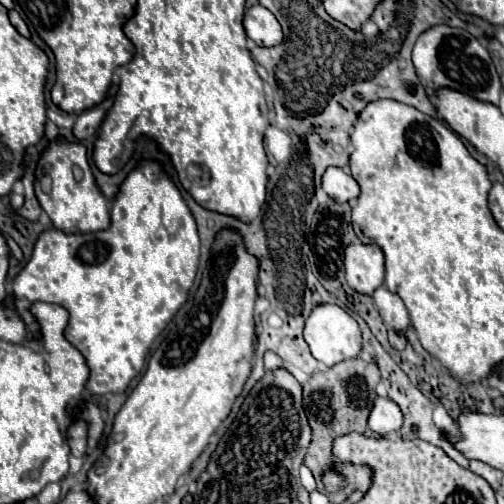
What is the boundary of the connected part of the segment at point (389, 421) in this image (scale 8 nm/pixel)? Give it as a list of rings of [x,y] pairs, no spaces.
[[[377,396],[373,410],[369,414],[369,428],[379,436],[387,436],[391,432],[397,432],[401,424],[403,424],[401,408],[391,398]]]

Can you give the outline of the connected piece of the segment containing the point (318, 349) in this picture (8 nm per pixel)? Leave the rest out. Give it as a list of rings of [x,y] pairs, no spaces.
[[[319,304],[313,308],[305,322],[305,342],[311,348],[311,354],[323,362],[325,366],[333,366],[341,360],[359,356],[361,350],[361,330],[353,316],[349,316],[341,306],[337,304]]]

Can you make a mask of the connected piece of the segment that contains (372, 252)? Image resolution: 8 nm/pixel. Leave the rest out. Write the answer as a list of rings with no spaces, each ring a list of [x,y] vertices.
[[[349,244],[345,248],[345,276],[357,292],[373,294],[385,276],[383,250],[375,244]]]

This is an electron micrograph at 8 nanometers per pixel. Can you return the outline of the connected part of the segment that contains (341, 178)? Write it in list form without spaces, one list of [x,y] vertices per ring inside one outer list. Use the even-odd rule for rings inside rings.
[[[327,168],[323,174],[323,190],[335,202],[349,202],[359,196],[359,184],[341,168]]]

